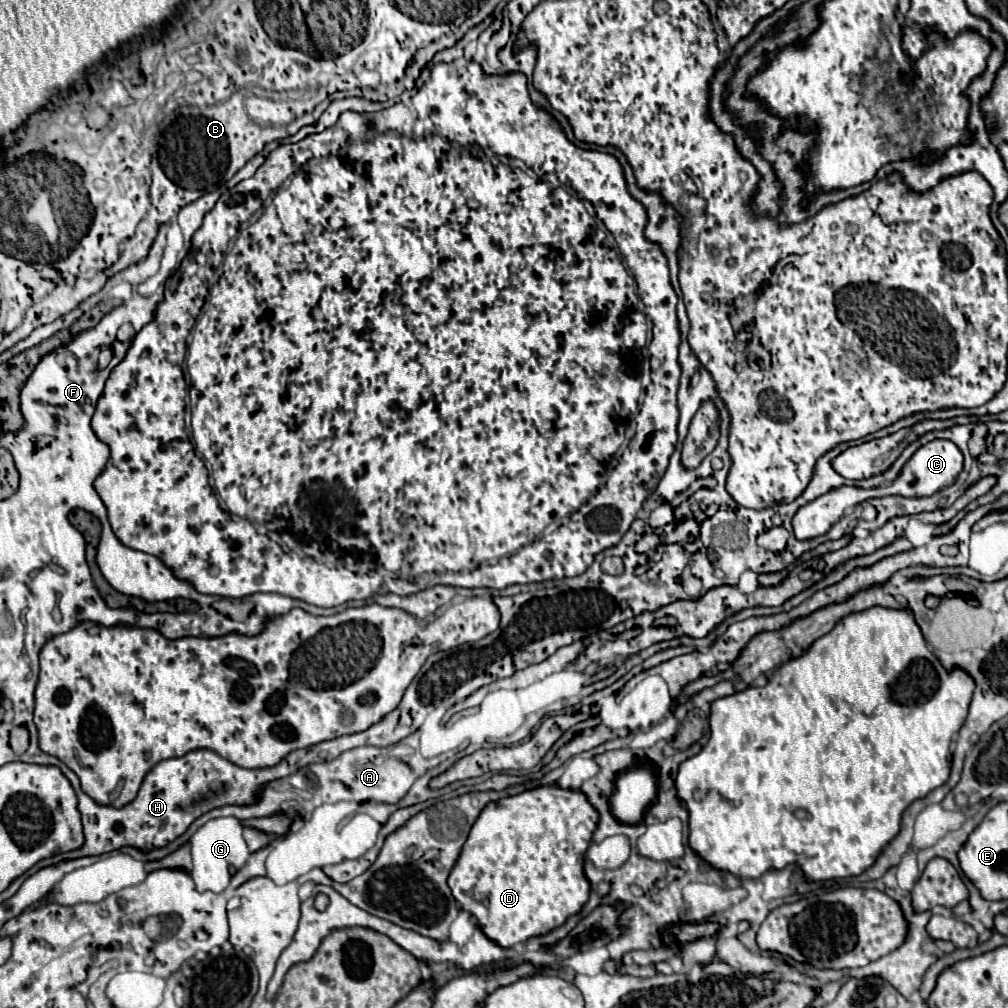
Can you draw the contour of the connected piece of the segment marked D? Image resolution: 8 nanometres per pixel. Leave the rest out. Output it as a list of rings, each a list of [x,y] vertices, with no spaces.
[[[540,785],[540,787],[534,787],[534,789],[528,789],[528,791],[522,791],[518,795],[512,795],[512,797],[506,797],[506,799],[500,799],[500,801],[492,801],[488,803],[480,817],[476,819],[476,823],[472,825],[470,829],[470,835],[462,847],[462,853],[454,865],[454,869],[450,871],[450,877],[448,877],[448,885],[452,889],[452,895],[456,897],[458,905],[472,913],[480,927],[484,929],[484,933],[488,937],[492,937],[492,941],[496,941],[498,945],[504,945],[504,947],[514,947],[518,943],[524,943],[528,937],[534,937],[534,935],[546,935],[548,931],[560,927],[570,915],[578,913],[582,909],[582,905],[588,901],[588,895],[590,895],[590,881],[586,879],[584,875],[584,855],[592,843],[592,833],[596,831],[596,825],[598,825],[598,811],[588,803],[586,795],[582,791],[574,791],[574,789],[562,789],[558,785]]]

